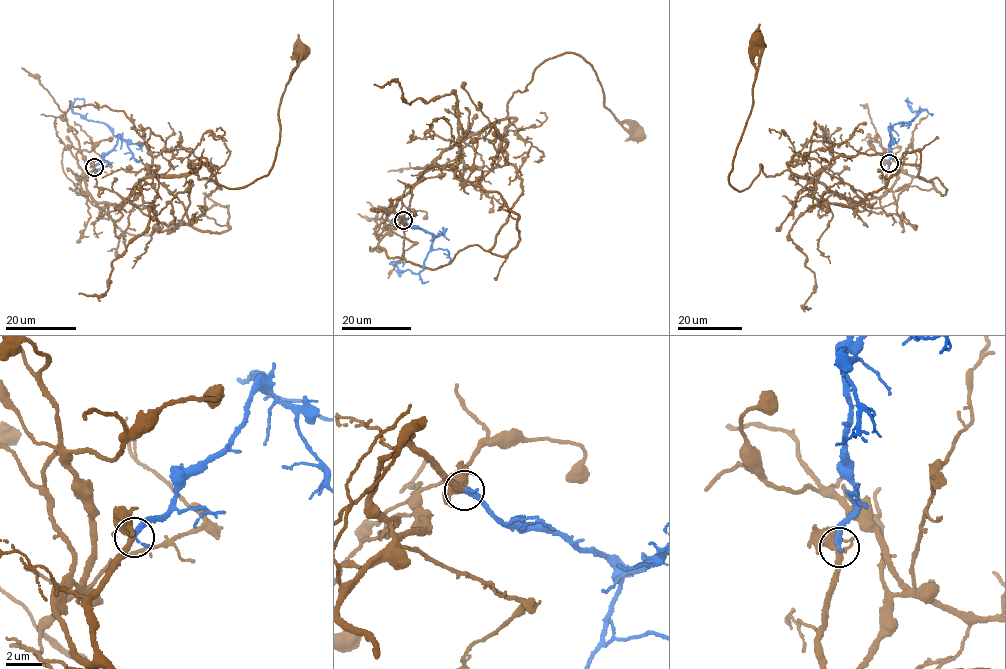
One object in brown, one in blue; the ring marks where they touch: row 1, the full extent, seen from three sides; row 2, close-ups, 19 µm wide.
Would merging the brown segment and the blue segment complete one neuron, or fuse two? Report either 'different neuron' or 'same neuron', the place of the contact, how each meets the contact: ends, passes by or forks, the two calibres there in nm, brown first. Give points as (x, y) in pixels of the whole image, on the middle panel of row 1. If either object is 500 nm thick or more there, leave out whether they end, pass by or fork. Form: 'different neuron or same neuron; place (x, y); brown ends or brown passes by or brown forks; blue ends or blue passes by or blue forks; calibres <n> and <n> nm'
same neuron; place (403, 220); brown passes by; blue ends; calibres 320 and 360 nm

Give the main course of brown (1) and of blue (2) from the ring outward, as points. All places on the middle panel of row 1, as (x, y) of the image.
1: (403, 220), (391, 208), (435, 158), (503, 119), (546, 60), (577, 53), (597, 75), (606, 108), (638, 133)
2: (403, 220), (431, 233), (433, 239), (422, 270), (400, 270), (390, 263), (403, 266)

